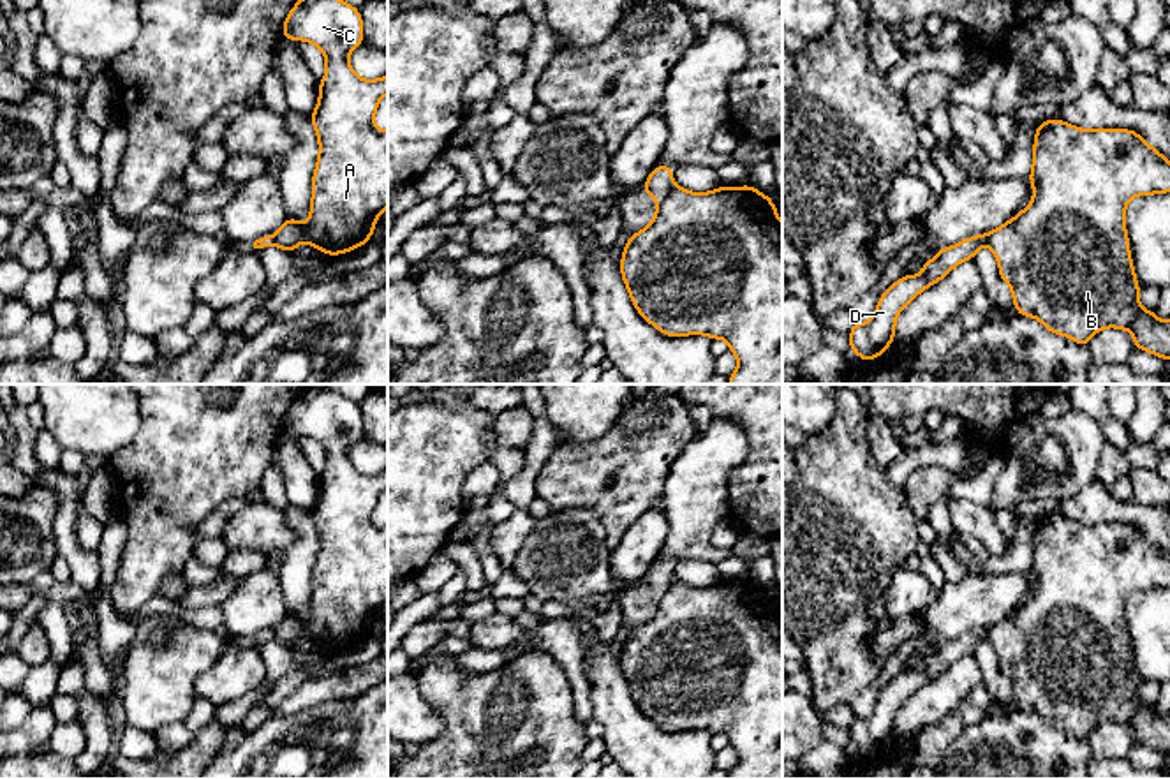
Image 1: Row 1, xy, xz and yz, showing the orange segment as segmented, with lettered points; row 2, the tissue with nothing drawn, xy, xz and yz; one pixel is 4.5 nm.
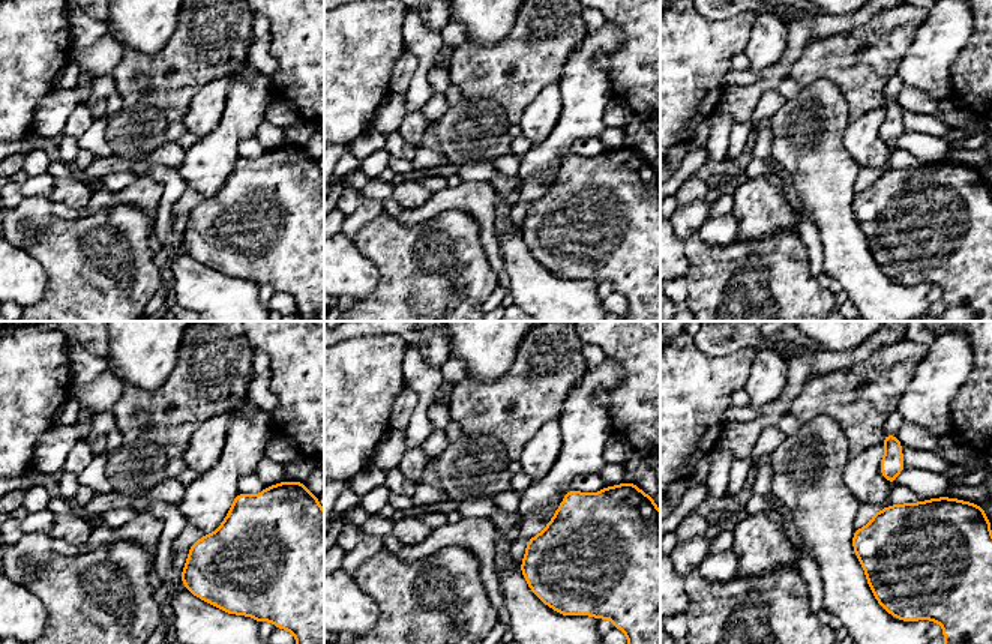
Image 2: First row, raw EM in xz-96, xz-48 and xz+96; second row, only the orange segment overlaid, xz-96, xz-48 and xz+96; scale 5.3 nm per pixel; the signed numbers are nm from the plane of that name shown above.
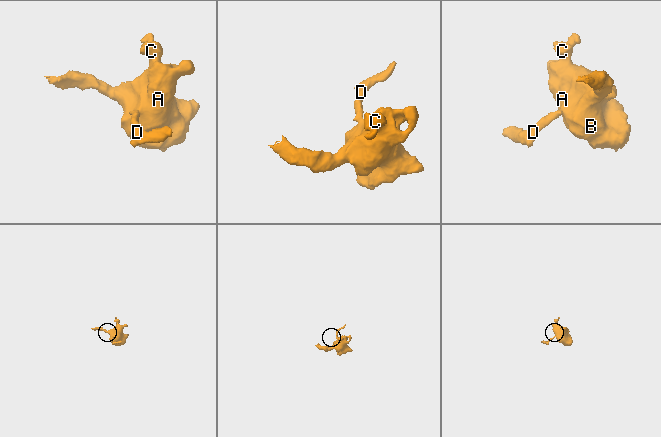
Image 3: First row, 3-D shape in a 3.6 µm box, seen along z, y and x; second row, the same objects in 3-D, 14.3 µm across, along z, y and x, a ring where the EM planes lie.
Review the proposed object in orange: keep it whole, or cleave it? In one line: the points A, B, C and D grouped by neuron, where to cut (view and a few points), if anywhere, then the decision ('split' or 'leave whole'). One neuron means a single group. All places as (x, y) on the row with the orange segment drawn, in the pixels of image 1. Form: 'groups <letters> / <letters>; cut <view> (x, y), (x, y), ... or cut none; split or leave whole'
groups A B C / D; cut xz (675, 185), (659, 198); split

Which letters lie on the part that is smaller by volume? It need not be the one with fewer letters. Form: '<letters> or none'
D

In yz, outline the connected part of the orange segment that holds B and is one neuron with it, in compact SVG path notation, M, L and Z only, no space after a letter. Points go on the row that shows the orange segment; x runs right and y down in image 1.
M1054 118L1036 127L1033 169L1027 178L1033 183L1033 203L1001 227L983 234L985 245L997 259L999 277L1011 287L1017 314L1038 319L1050 333L1070 337L1084 347L1103 328L1128 330L1135 349L1170 361L1170 319L1159 321L1156 312L1140 305L1140 286L1124 224L1126 206L1133 196L1170 192L1170 160L1135 130L1084 130Z

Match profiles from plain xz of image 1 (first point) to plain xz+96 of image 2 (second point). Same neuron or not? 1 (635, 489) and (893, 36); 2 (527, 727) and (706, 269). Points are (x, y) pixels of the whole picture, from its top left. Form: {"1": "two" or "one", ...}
{"1": "one", "2": "one"}

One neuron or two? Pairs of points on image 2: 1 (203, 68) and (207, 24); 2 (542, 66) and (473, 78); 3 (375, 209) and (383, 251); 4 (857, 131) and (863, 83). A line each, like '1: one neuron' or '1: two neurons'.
1: one neuron
2: one neuron
3: two neurons
4: two neurons

